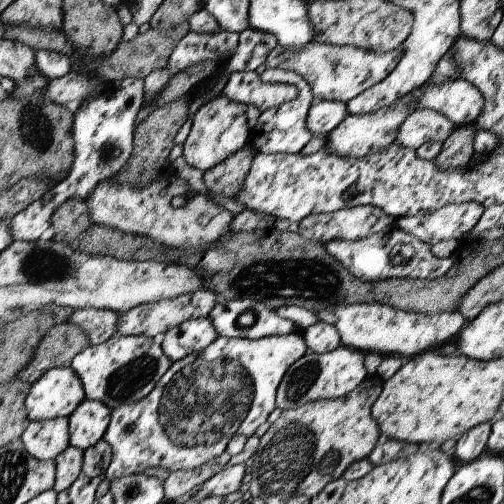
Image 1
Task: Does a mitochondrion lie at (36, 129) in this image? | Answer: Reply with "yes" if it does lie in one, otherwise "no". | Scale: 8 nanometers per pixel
yes

